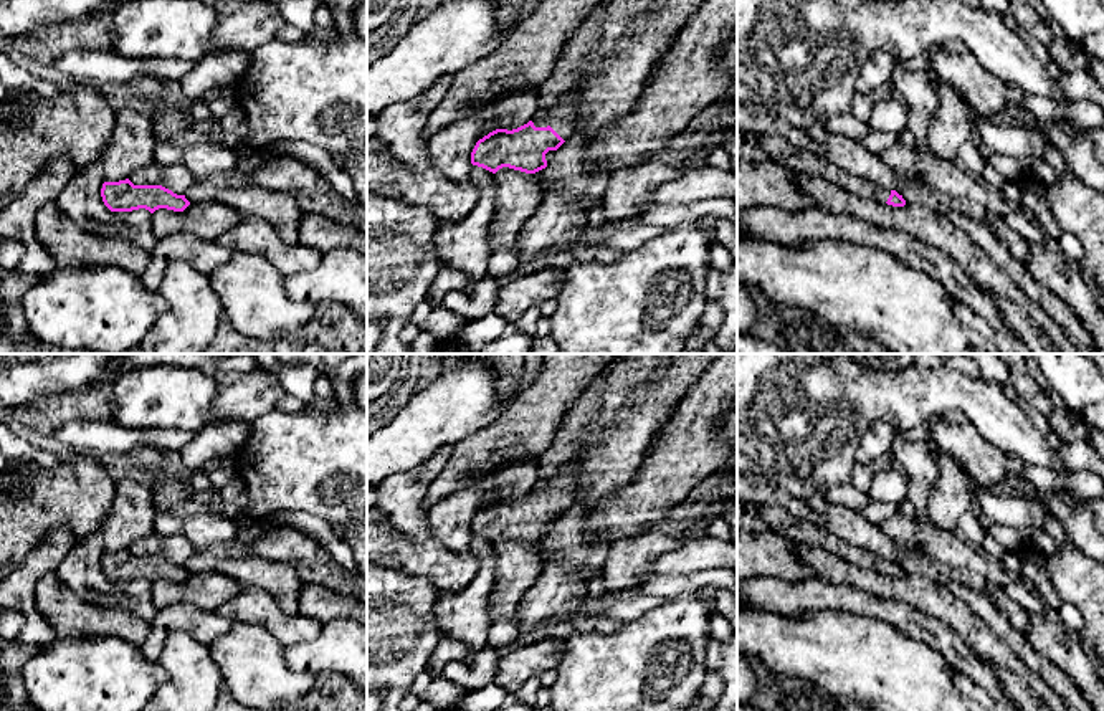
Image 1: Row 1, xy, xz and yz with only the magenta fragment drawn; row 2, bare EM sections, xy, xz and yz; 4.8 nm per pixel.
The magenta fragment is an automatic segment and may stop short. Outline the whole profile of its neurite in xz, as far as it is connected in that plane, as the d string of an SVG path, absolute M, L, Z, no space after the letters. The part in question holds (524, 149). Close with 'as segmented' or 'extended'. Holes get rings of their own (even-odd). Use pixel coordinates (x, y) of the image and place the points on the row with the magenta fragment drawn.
M567 93L552 107L537 107L534 117L512 131L496 129L479 139L471 164L496 174L502 167L535 174L547 167L545 154L557 150L573 132L577 93Z; extended

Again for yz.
M762 136L760 147L770 155L770 160L797 174L825 179L863 198L874 198L892 207L906 205L906 200L896 190L887 190L878 184L853 175L830 164L821 154L798 149L780 136Z; extended

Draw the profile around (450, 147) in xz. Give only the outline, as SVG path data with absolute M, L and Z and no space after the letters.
M537 89L514 91L441 127L428 141L431 169L454 182L469 182L476 142L496 129L512 131L527 124L537 107Z

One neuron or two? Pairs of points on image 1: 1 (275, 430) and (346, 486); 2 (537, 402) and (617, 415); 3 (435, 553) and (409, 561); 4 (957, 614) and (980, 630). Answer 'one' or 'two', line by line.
1: one
2: two
3: one
4: one

